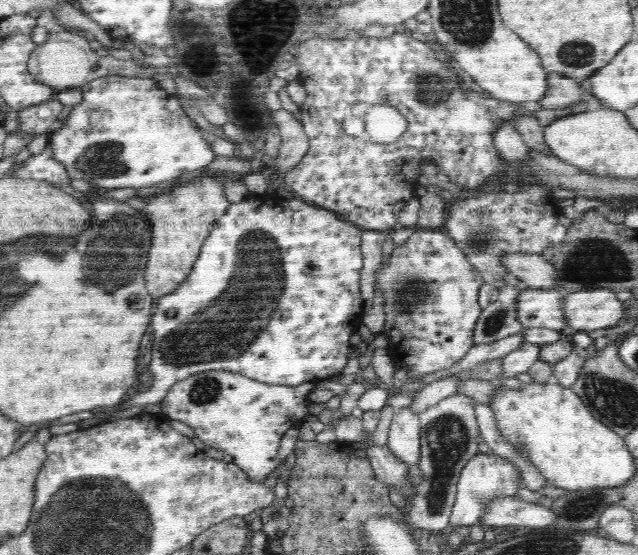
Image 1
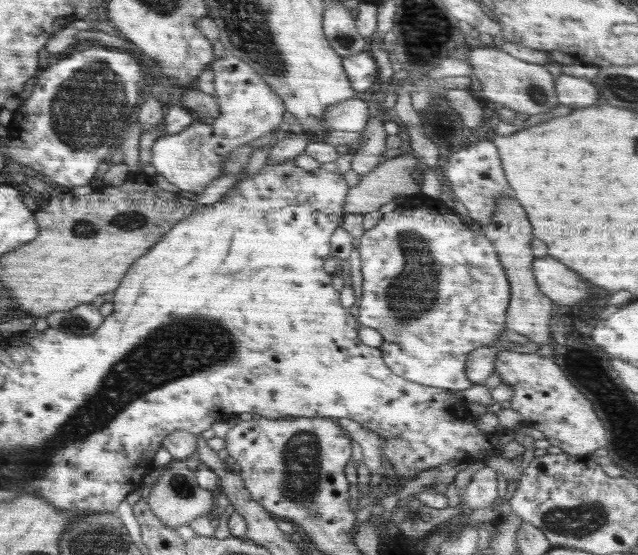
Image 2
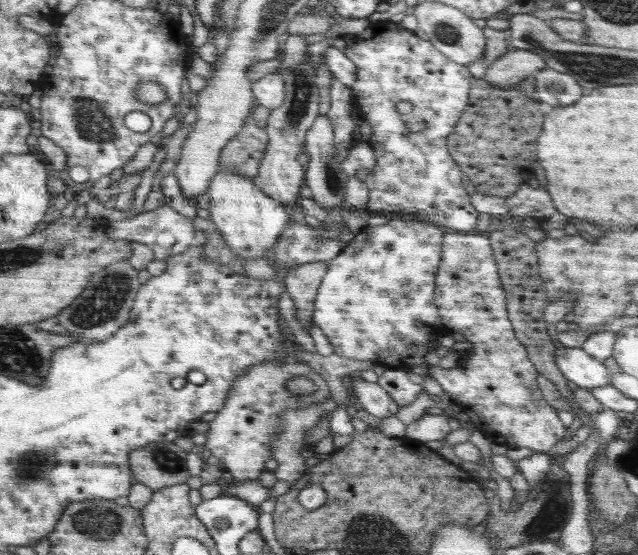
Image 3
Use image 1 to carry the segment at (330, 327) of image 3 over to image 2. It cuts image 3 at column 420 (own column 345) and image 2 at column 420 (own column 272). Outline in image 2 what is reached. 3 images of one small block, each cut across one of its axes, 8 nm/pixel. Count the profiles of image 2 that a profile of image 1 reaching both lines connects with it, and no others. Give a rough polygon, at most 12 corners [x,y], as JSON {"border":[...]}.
{"border":[[421,196],[364,231],[386,366],[466,390],[507,329],[494,245]]}

